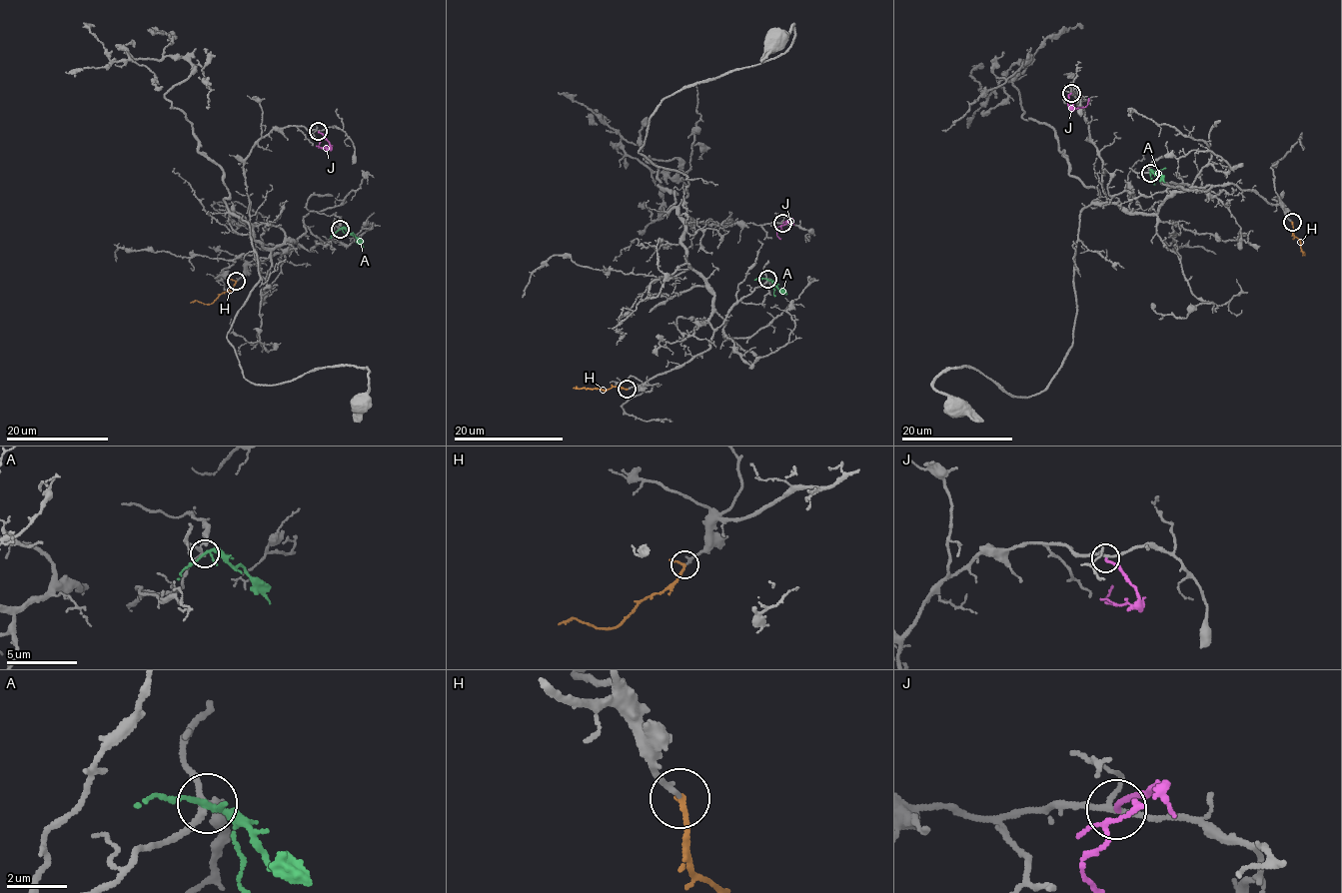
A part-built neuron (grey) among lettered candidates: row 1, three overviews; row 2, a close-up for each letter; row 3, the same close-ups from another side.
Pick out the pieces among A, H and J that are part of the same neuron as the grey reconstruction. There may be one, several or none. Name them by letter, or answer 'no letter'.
H

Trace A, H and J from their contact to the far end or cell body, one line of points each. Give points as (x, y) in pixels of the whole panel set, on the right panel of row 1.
A: (1150, 173), (1160, 172), (1164, 182)
H: (1291, 222), (1293, 235), (1300, 242), (1304, 255)
J: (1071, 93), (1068, 106), (1082, 108), (1087, 98)

